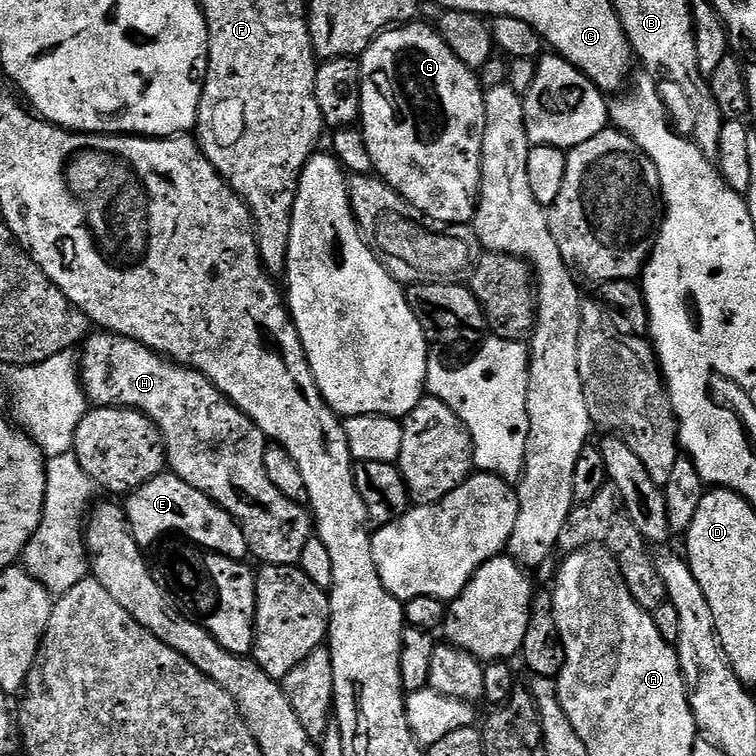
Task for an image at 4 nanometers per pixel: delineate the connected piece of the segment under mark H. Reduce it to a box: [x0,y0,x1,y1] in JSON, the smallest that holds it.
[78,330,314,565]

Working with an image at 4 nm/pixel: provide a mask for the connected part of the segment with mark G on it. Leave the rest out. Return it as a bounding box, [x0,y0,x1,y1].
[359,22,486,225]

